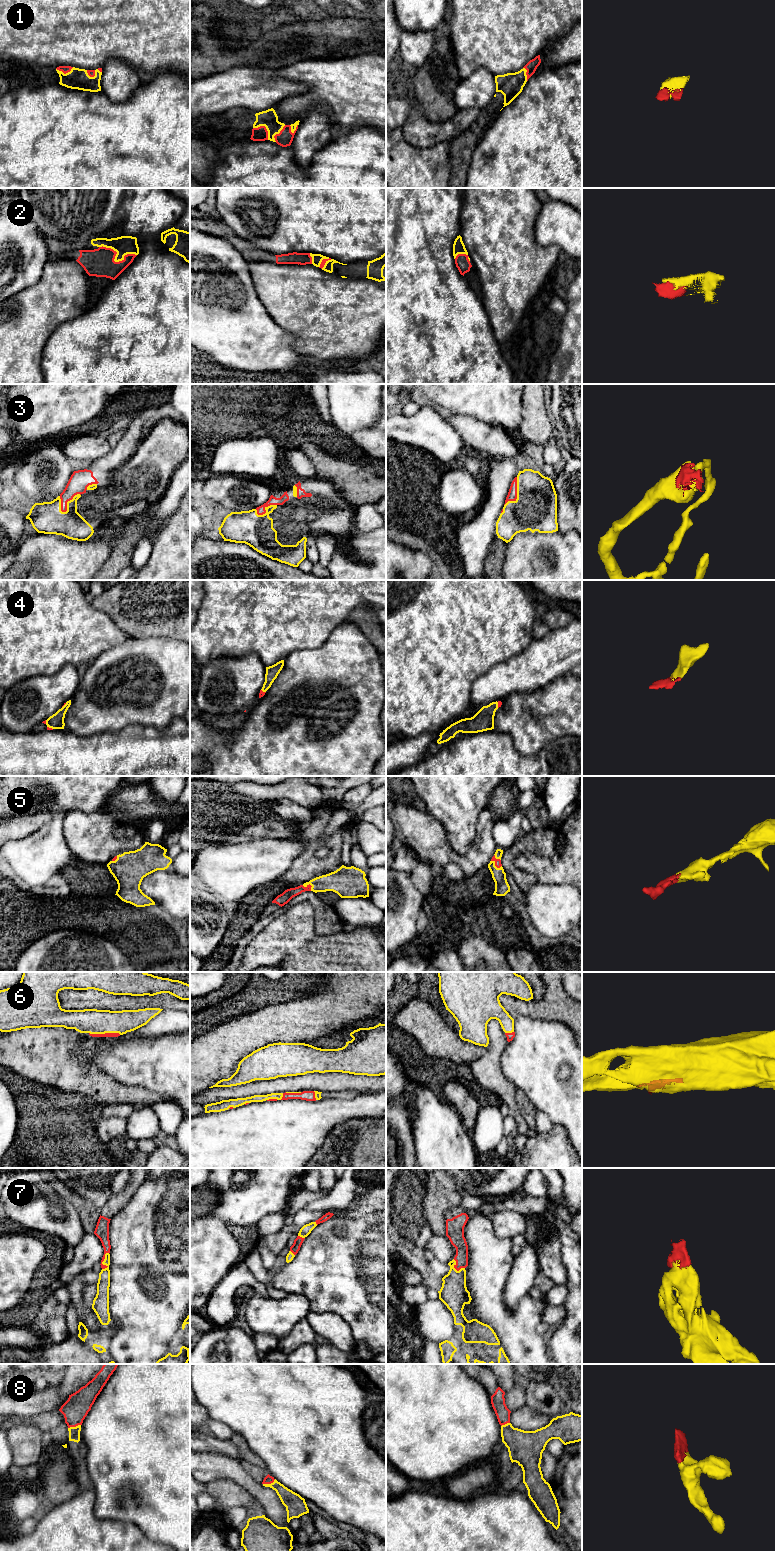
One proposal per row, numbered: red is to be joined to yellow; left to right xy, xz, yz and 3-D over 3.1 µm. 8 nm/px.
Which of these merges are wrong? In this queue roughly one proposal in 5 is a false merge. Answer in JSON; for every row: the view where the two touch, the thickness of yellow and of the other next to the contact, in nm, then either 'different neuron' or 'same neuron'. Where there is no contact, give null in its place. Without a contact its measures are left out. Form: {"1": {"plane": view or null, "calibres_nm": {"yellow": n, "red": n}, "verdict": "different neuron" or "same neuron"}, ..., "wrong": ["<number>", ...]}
{"1": {"plane": "xz", "calibres_nm": {"yellow": 140, "red": 110}, "verdict": "same neuron"}, "2": {"plane": "xy", "calibres_nm": {"yellow": 150, "red": 220}, "verdict": "same neuron"}, "3": {"plane": "xy", "calibres_nm": {"yellow": 260, "red": 160}, "verdict": "same neuron"}, "4": {"plane": "xy", "calibres_nm": {"yellow": 120, "red": 20}, "verdict": "same neuron"}, "5": {"plane": "xz", "calibres_nm": {"yellow": 190, "red": 90}, "verdict": "same neuron"}, "6": {"plane": "xy", "calibres_nm": {"yellow": 200, "red": 30}, "verdict": "same neuron"}, "7": {"plane": "xy", "calibres_nm": {"yellow": 100, "red": 110}, "verdict": "same neuron"}, "8": {"plane": "xz", "calibres_nm": {"yellow": 150, "red": 70}, "verdict": "same neuron"}, "wrong": []}

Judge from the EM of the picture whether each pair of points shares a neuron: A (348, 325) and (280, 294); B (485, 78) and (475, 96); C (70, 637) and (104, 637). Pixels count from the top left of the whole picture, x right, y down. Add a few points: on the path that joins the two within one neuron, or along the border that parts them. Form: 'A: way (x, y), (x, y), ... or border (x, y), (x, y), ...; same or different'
A: way (331, 319), (297, 303); same
B: way (481, 82), (475, 92); same
C: way (78, 637), (96, 637); same

